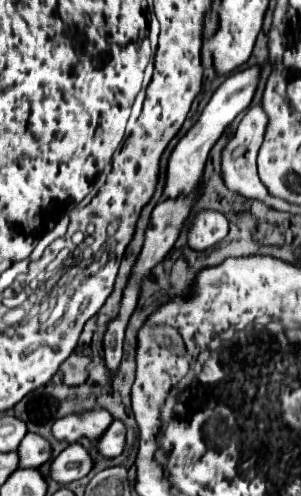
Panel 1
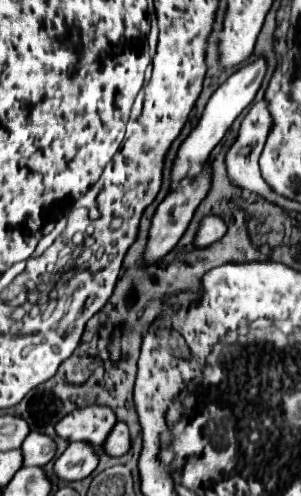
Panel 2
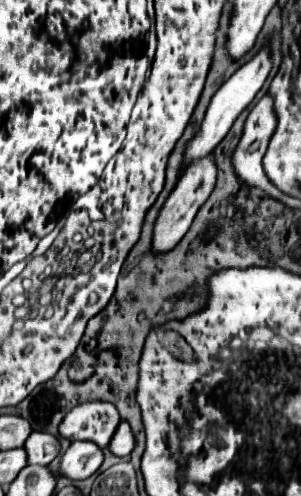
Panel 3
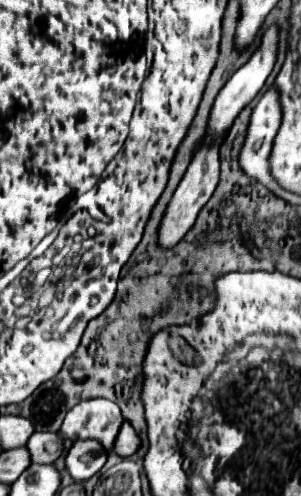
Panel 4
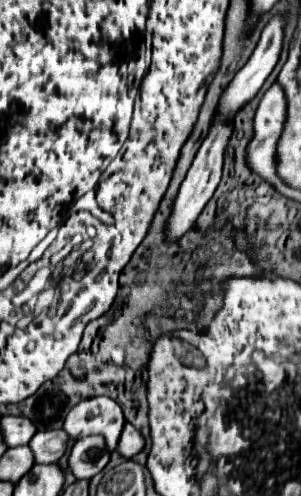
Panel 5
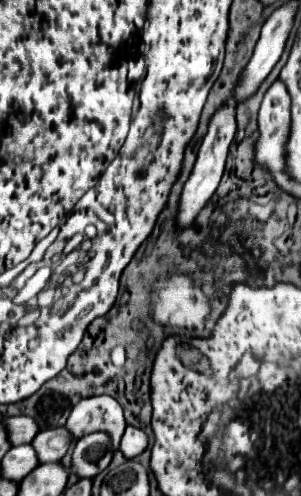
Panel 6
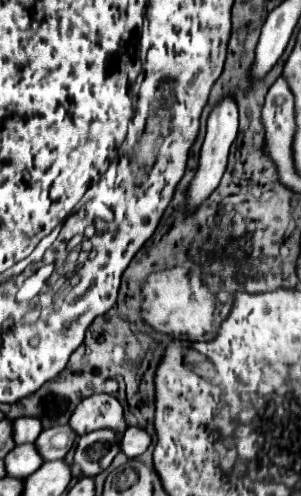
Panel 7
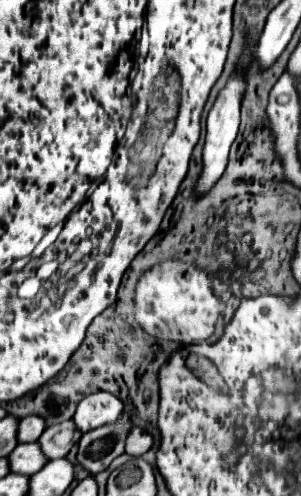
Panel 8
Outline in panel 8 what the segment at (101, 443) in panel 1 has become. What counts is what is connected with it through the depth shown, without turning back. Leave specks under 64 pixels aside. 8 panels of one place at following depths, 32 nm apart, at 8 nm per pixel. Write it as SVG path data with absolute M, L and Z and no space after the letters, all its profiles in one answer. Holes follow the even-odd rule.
M138 426L126 438L126 454L130 454L130 456L142 456L152 446L154 446L154 438L146 430L142 430Z

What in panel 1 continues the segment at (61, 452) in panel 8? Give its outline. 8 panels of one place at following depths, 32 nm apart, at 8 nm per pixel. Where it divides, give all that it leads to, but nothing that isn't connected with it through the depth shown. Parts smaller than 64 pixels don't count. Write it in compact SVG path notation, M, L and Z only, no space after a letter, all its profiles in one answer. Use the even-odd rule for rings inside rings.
M28 432L18 448L18 454L20 454L20 468L38 468L50 460L52 448L46 438Z

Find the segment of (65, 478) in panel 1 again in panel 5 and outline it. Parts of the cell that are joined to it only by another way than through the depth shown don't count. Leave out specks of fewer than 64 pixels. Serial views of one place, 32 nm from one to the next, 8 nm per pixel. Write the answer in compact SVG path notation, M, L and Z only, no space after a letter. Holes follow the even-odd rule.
M86 436L80 438L72 452L70 452L70 470L72 474L82 480L90 480L92 476L96 476L100 470L104 470L104 466L110 460L110 450L104 444L102 436Z

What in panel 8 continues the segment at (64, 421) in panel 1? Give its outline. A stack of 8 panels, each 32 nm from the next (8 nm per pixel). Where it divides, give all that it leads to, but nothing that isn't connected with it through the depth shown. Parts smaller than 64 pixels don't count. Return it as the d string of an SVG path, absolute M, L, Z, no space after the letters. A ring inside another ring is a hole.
M96 392L86 396L74 414L74 422L82 432L88 432L92 428L116 422L120 412L124 410L120 398L116 398L110 392Z

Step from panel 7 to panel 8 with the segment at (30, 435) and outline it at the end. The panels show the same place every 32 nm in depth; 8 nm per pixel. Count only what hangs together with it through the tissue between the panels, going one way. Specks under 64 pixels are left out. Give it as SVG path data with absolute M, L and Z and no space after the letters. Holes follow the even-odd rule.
M26 416L20 420L18 426L18 442L36 442L40 434L44 432L46 424L40 420L40 416Z

